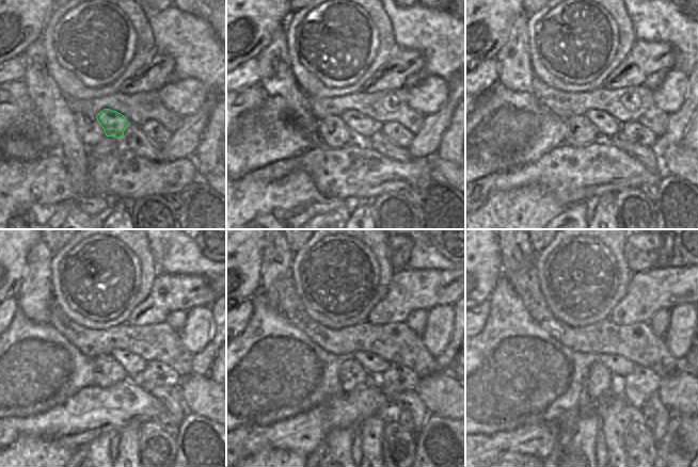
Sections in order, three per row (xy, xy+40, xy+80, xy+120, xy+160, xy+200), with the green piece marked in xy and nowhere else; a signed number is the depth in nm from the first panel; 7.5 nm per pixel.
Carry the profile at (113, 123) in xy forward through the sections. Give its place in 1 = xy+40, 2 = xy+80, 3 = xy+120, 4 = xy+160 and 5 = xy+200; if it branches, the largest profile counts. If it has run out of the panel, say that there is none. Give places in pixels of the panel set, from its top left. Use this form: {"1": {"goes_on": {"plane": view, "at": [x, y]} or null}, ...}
{"1": {"goes_on": {"plane": "xy+40", "at": [363, 127]}}, "2": {"goes_on": {"plane": "xy+80", "at": [608, 127]}}, "3": {"goes_on": {"plane": "xy+120", "at": [133, 365]}}, "4": {"goes_on": {"plane": "xy+160", "at": [373, 364]}}, "5": {"goes_on": {"plane": "xy+200", "at": [620, 367]}}}

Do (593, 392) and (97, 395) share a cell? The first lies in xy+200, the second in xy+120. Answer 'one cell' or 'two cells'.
two cells

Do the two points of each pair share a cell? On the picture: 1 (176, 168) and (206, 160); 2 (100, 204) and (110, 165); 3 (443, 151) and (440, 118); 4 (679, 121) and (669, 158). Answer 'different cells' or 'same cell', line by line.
1: different cells
2: different cells
3: different cells
4: different cells

